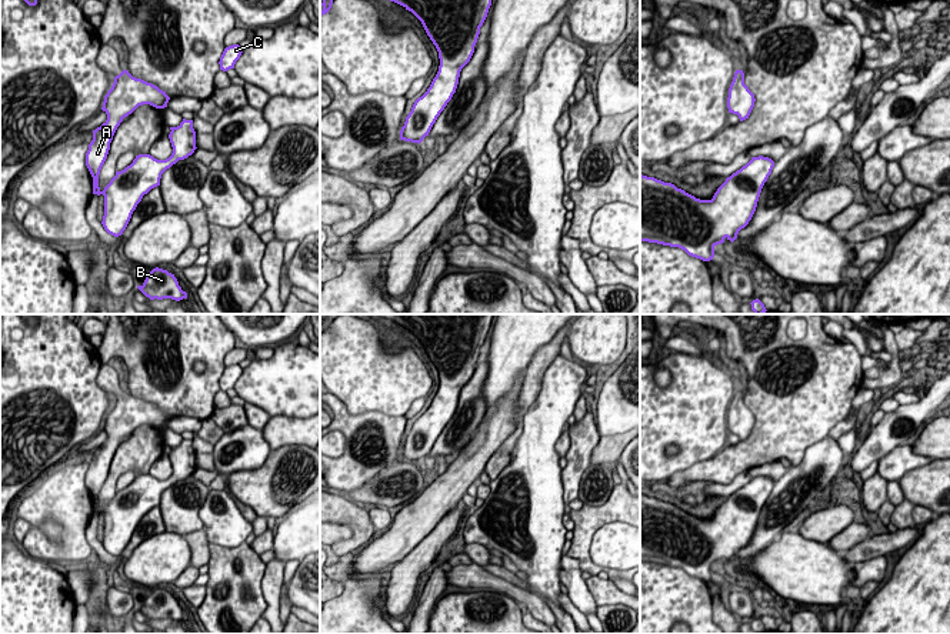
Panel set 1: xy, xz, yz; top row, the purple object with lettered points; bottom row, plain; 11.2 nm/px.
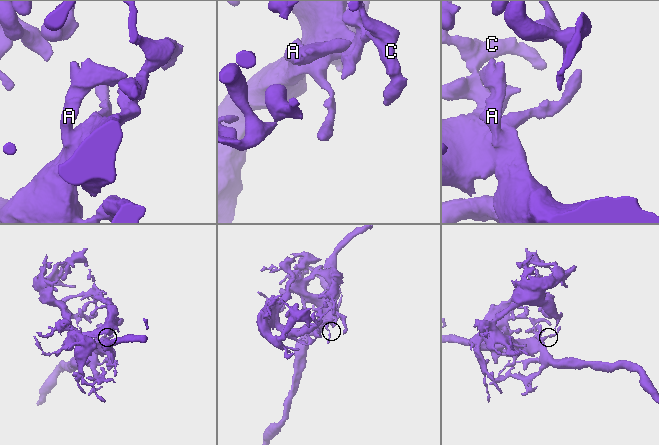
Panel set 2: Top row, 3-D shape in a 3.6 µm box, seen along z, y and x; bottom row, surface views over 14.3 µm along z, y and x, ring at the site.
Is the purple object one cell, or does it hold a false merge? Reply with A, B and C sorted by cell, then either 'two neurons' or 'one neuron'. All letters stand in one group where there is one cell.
A B C; one neuron

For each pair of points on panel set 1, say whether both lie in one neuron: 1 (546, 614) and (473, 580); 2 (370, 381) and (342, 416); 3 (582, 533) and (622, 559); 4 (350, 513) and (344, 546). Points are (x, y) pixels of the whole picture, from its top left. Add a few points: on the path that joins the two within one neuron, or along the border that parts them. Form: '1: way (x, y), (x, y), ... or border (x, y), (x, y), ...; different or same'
1: way (527, 600), (492, 581); same
2: border (334, 394), (352, 414), (379, 413); different
3: border (620, 520), (594, 533), (596, 566); different
4: way (356, 521), (356, 536), (353, 539); same

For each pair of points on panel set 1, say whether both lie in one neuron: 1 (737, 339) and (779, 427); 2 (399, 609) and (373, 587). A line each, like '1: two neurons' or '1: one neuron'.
1: one neuron
2: two neurons

